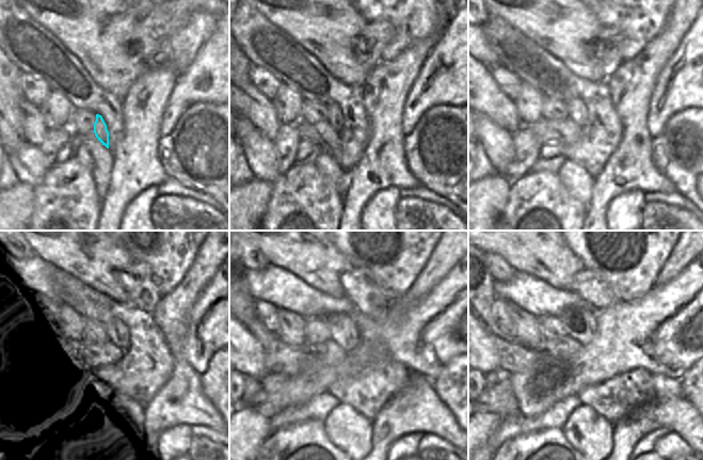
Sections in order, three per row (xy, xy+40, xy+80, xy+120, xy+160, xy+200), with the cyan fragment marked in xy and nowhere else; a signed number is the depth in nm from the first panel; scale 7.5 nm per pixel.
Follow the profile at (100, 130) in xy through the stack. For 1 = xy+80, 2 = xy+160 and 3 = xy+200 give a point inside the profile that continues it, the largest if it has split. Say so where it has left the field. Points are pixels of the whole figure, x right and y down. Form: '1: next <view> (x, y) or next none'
1: next xy+80 (576, 111)
2: next xy+160 (342, 328)
3: next xy+200 (579, 321)

